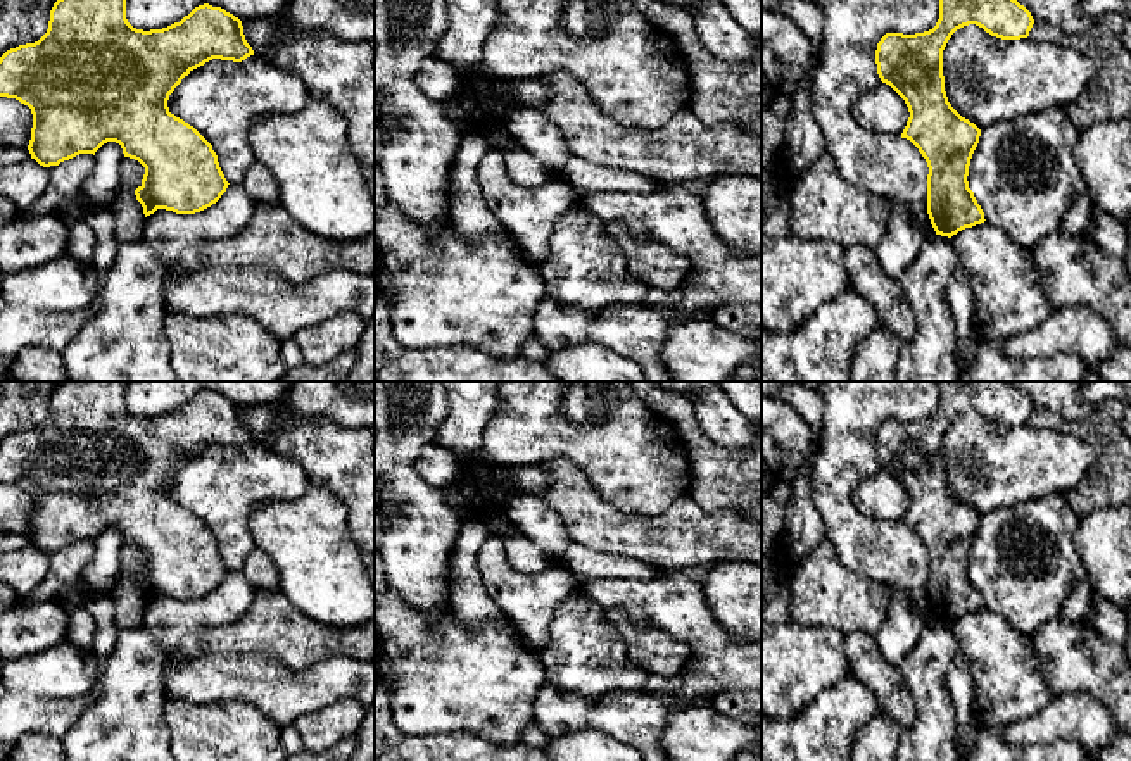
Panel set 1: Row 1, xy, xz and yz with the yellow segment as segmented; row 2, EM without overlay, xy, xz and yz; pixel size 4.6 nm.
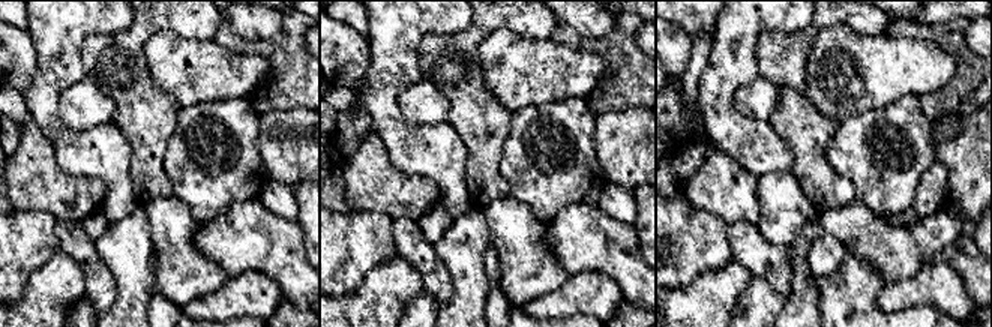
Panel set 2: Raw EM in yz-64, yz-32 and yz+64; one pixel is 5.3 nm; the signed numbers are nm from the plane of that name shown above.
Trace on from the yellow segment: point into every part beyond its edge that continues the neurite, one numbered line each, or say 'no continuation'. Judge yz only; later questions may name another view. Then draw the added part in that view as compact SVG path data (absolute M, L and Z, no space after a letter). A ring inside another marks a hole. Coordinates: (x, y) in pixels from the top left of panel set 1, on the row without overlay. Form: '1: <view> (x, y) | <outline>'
no continuation

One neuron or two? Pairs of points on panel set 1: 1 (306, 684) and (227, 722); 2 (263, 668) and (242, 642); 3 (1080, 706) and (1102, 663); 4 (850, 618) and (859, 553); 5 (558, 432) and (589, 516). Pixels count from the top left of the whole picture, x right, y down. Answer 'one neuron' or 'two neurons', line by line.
1: two neurons
2: two neurons
3: two neurons
4: two neurons
5: two neurons

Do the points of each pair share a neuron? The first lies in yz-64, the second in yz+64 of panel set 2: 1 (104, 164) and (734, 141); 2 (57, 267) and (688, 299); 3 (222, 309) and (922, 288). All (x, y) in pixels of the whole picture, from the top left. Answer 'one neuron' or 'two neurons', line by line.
1: one neuron
2: one neuron
3: one neuron

